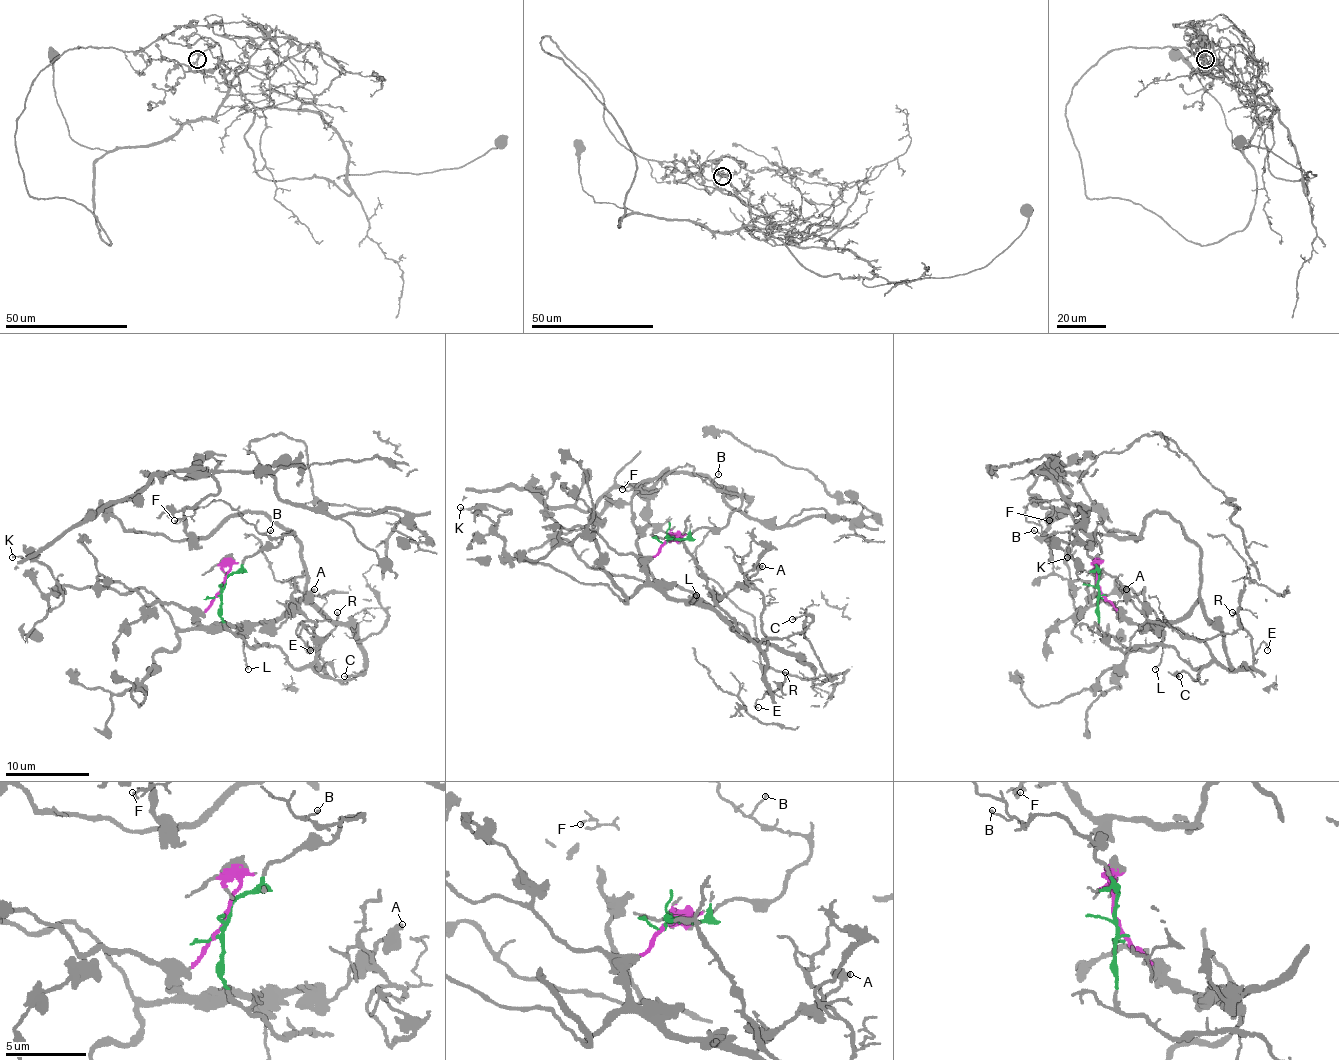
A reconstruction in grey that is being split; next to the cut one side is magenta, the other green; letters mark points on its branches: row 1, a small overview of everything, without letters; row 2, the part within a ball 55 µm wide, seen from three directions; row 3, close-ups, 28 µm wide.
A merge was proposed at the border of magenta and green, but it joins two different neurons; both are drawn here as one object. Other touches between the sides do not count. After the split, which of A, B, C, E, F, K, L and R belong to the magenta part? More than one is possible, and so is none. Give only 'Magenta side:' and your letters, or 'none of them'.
Magenta side: A, K, L

